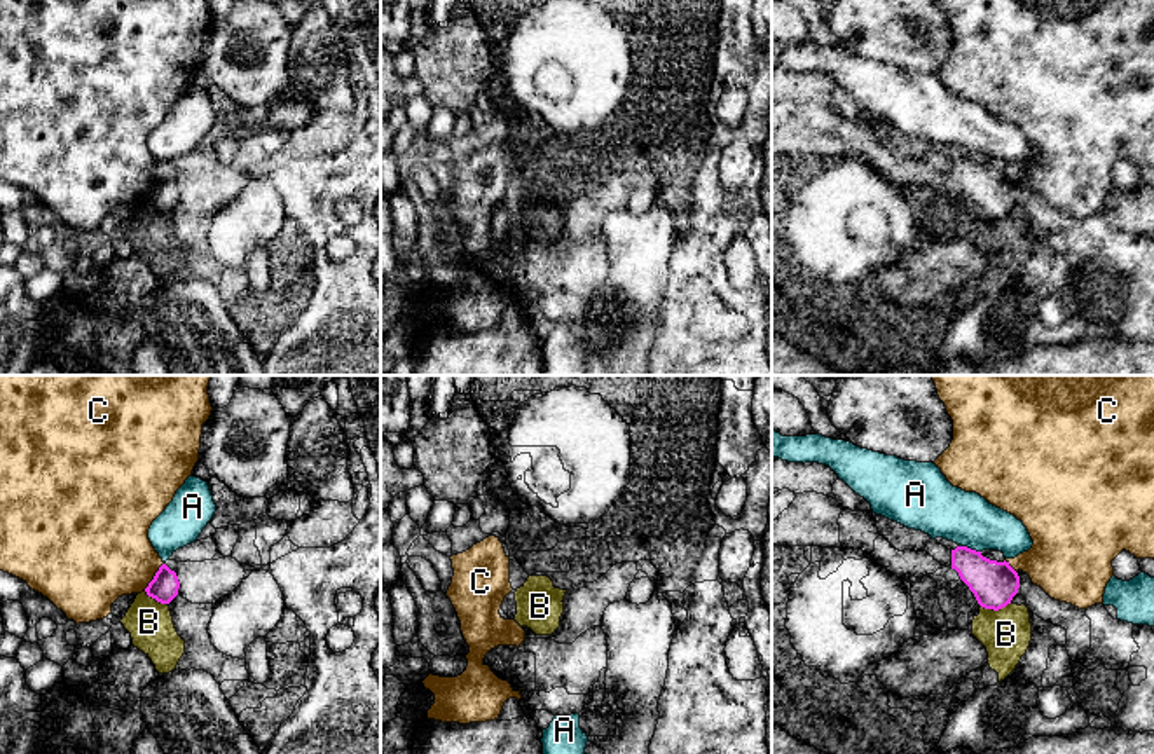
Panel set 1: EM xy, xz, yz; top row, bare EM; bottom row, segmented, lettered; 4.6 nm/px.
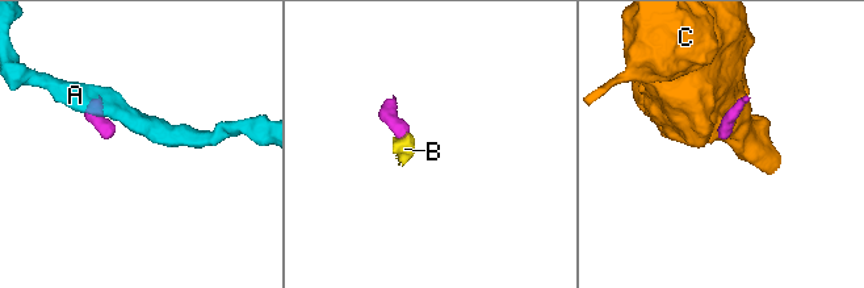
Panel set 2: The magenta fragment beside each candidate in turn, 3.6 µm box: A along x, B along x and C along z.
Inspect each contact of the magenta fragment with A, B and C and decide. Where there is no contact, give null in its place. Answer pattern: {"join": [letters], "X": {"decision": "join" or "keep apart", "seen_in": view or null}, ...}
{"join": [], "A": {"decision": "keep apart", "seen_in": "yz"}, "B": {"decision": "keep apart", "seen_in": "yz"}, "C": {"decision": "keep apart", "seen_in": "xy"}}

